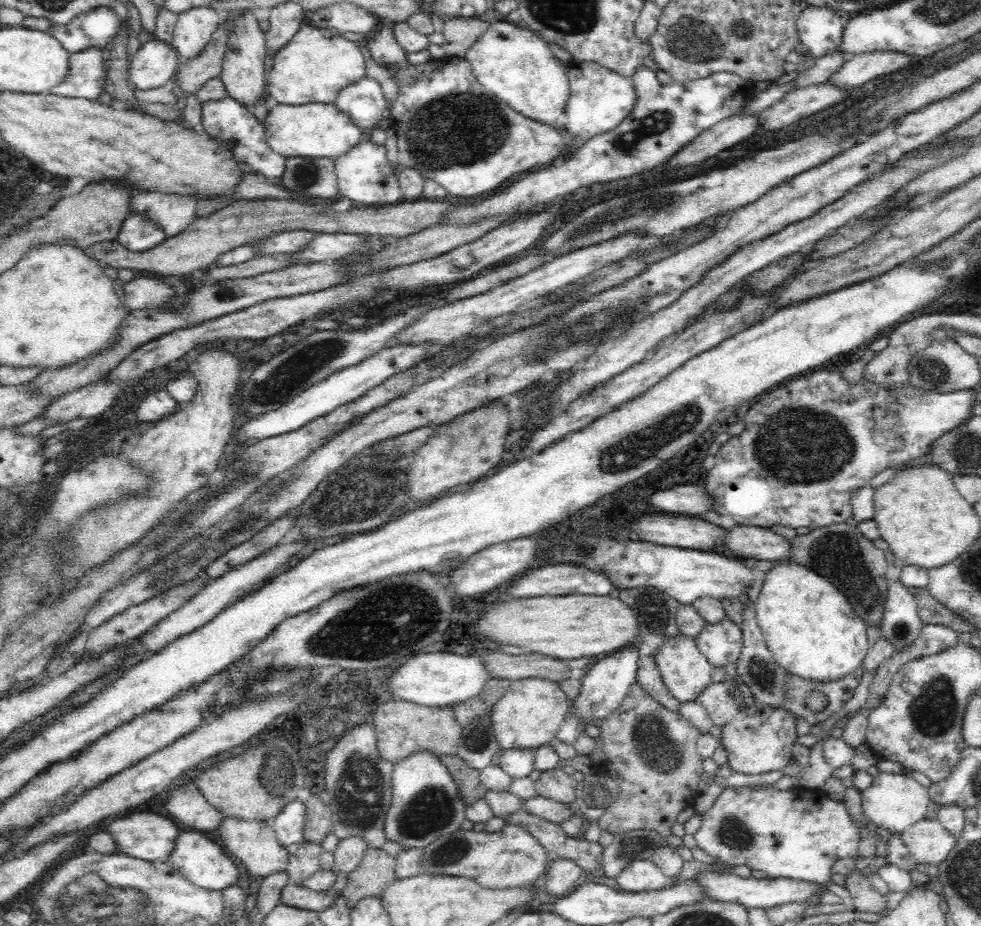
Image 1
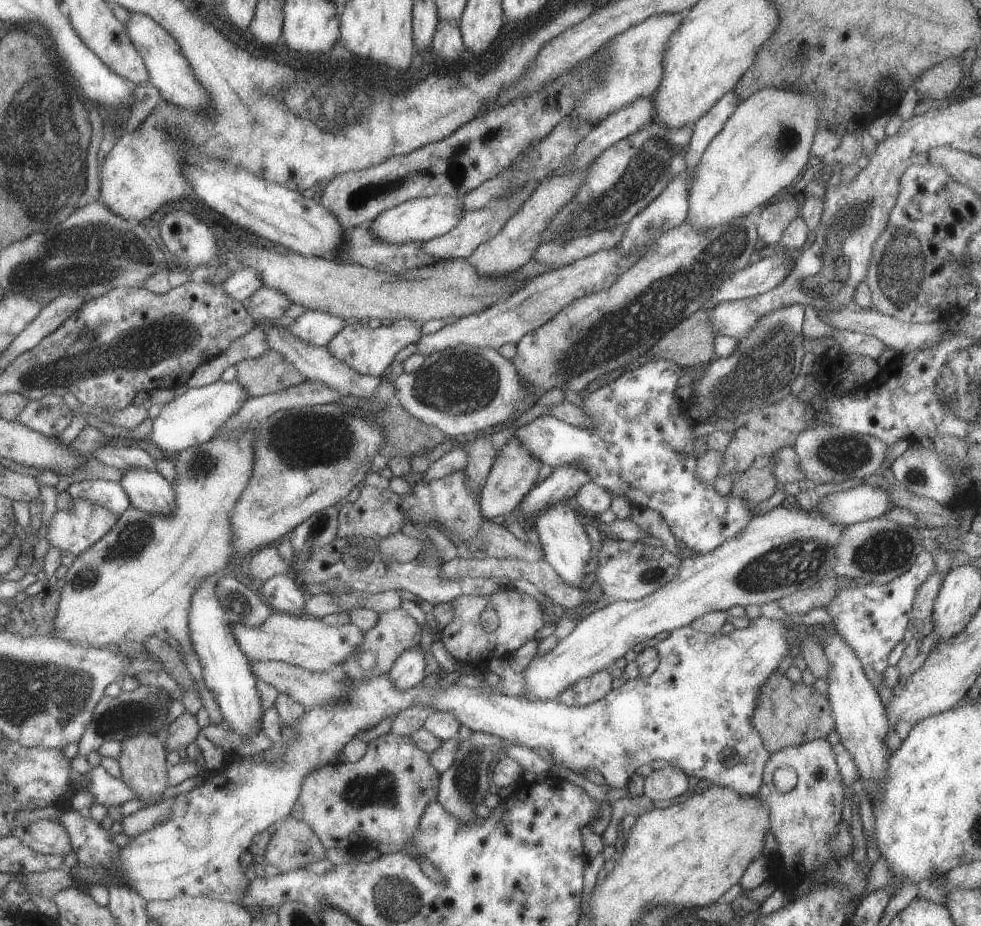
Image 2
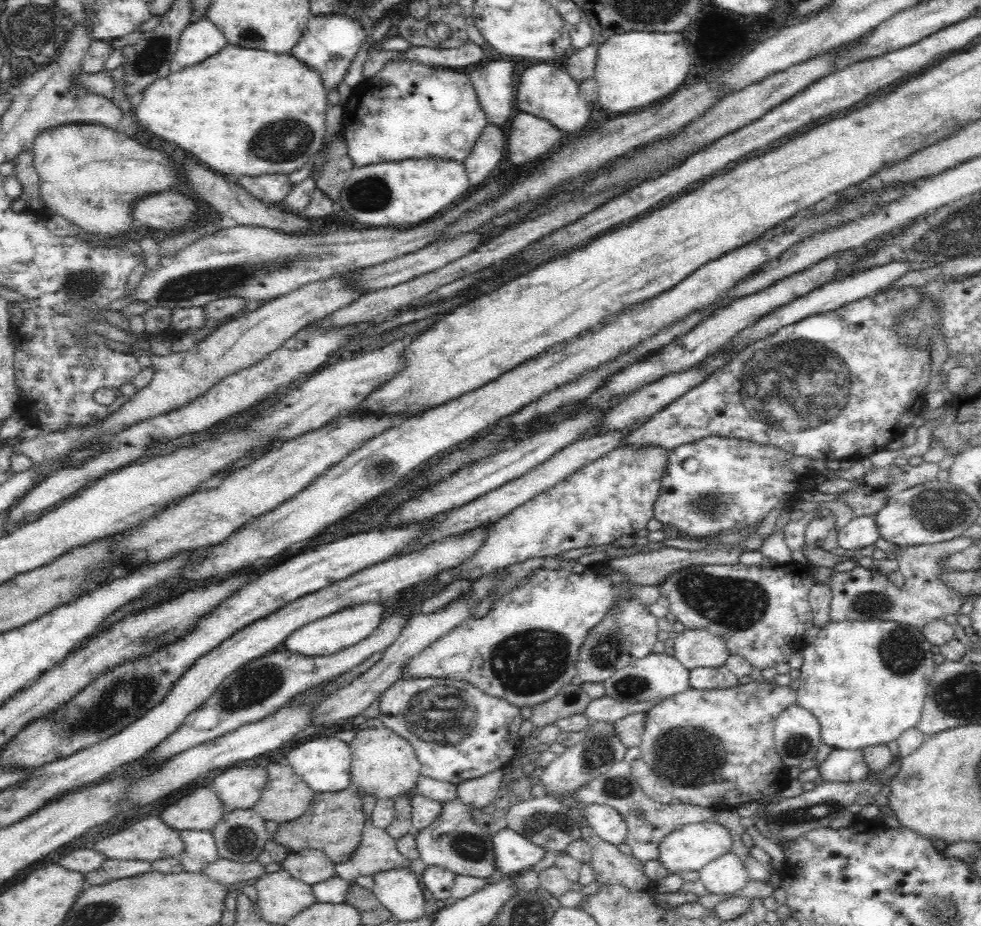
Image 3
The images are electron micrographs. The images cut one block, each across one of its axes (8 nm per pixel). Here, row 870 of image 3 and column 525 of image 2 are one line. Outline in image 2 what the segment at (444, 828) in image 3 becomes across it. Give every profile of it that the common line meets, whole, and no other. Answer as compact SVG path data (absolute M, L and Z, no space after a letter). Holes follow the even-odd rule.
M514 435L506 442L507 444L500 448L495 458L478 498L479 512L483 519L489 520L495 516L506 517L515 510L517 504L519 505L525 494L530 491L541 466L541 462L521 448Z

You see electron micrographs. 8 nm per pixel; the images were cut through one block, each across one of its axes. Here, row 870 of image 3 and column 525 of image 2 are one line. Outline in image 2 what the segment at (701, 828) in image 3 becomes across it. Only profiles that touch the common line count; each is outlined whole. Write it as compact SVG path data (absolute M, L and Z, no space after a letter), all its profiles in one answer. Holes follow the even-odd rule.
M813 502L811 506L811 510L807 512L799 505L783 506L781 503L761 515L754 515L736 537L724 540L712 551L703 554L694 553L681 559L676 575L651 594L636 601L614 601L586 615L575 624L571 633L544 656L534 656L530 660L521 672L526 693L523 698L555 699L563 689L576 680L600 671L601 668L612 668L616 658L623 656L627 650L632 650L638 642L646 641L659 632L681 628L709 611L727 611L737 604L743 608L747 604L760 607L766 602L773 602L794 592L811 588L815 582L829 577L836 563L835 546L845 526L841 523L832 523L820 515L820 512L813 507Z

